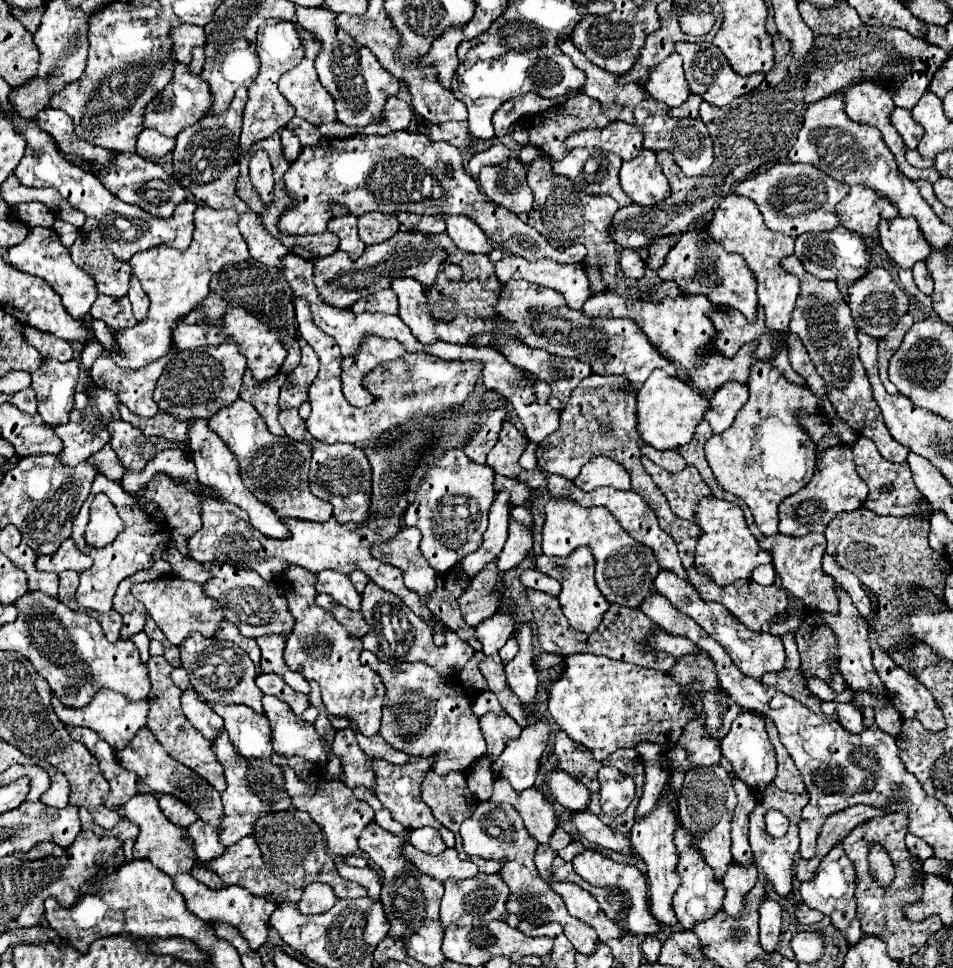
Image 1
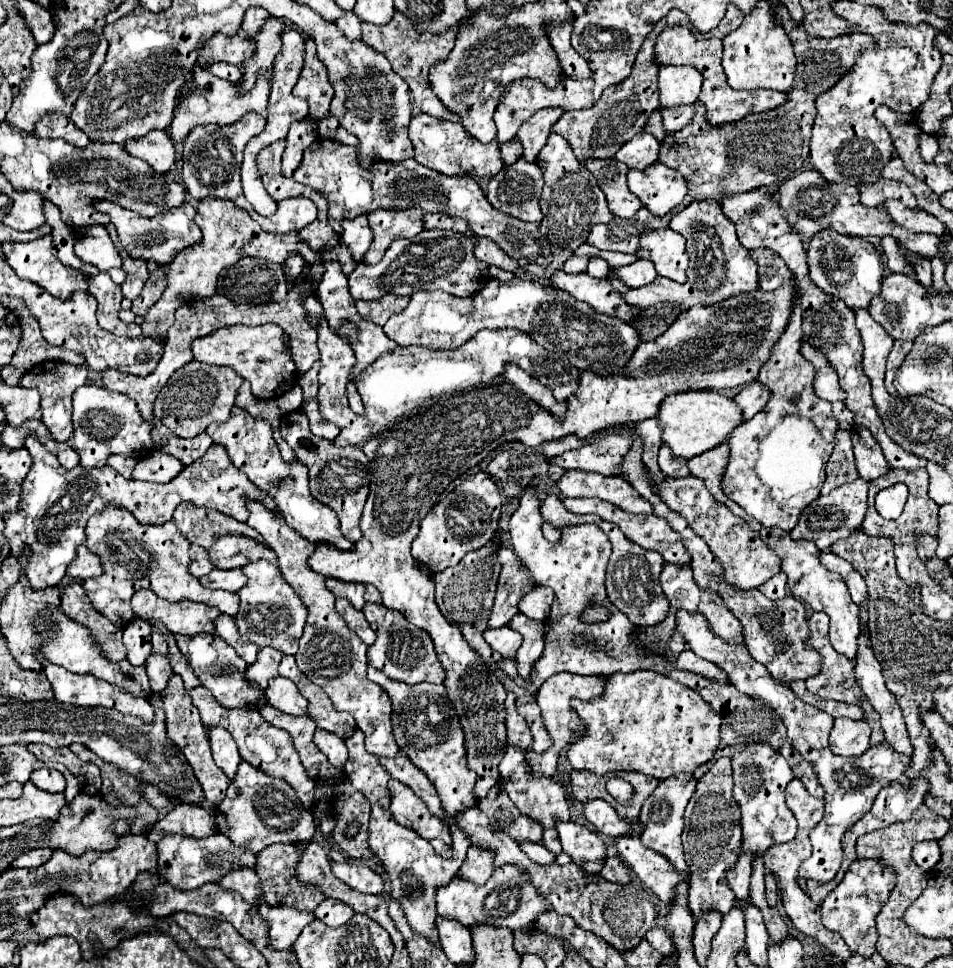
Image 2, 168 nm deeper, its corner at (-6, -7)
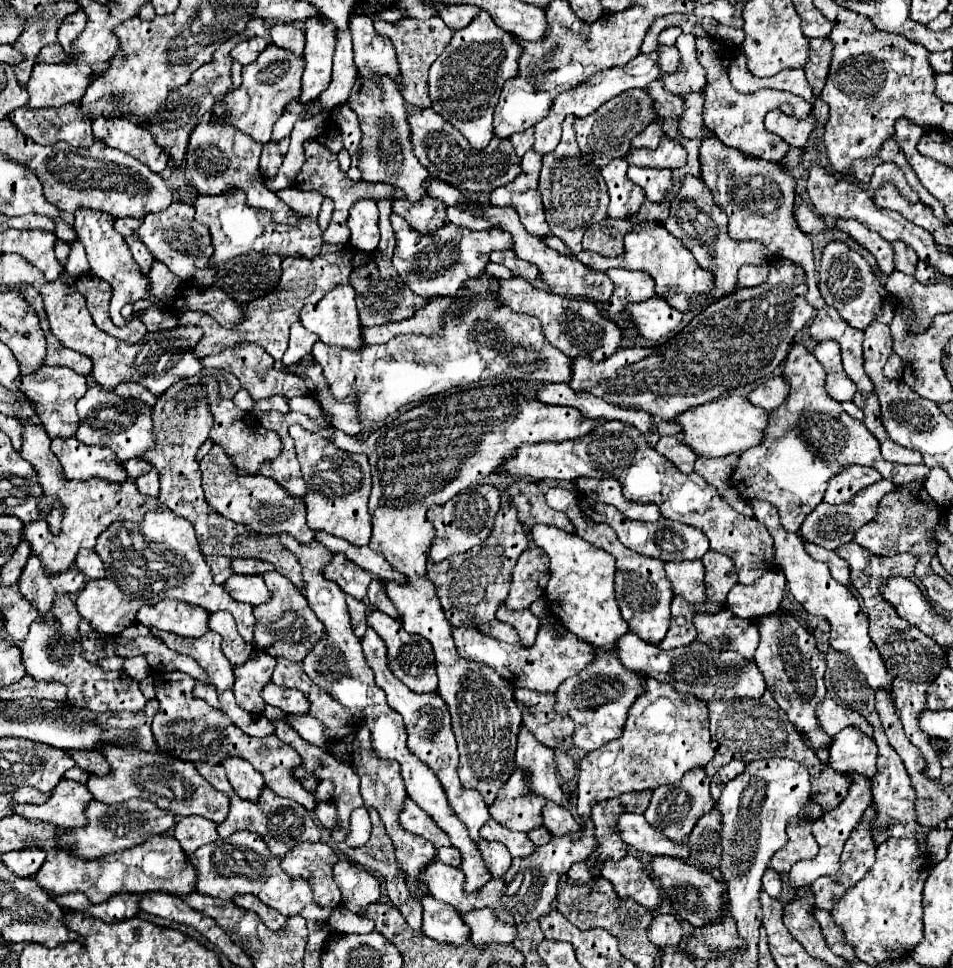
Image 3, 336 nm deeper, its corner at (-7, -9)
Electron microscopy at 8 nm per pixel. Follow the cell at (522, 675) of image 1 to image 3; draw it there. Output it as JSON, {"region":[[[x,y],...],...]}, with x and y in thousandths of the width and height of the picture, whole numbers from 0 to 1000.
{"region":[[[528,624],[522,630],[522,640],[536,645],[542,653],[545,653],[545,663],[551,669],[557,669],[561,665],[561,657],[566,651],[566,640],[555,632],[555,630],[542,630],[542,632],[534,632],[528,630]]]}

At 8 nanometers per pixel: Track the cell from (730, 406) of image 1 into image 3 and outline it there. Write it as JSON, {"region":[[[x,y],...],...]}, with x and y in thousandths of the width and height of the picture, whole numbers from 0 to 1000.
{"region":[[[811,388],[811,390],[803,393],[801,397],[796,397],[784,411],[790,419],[796,419],[796,421],[809,426],[815,419],[820,419],[822,413],[826,411],[826,397],[822,395],[820,388]]]}

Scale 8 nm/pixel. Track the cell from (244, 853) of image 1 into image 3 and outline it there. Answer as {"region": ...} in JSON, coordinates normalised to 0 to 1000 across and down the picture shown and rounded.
{"region":[[[318,870],[295,886],[295,897],[305,907],[318,905],[318,909],[322,909],[328,919],[331,932],[335,932],[335,936],[349,938],[358,932],[356,917],[349,909],[349,893],[354,888],[354,880],[343,872]]]}

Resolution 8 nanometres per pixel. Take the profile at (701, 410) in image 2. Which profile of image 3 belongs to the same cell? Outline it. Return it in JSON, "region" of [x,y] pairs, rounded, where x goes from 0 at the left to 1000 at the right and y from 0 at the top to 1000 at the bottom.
{"region":[[[763,407],[710,428],[706,436],[715,440],[715,457],[723,461],[731,471],[754,473],[763,469],[778,469],[780,465],[790,463],[799,455],[801,444],[805,440],[805,426],[796,424],[794,419],[788,419],[784,411]]]}

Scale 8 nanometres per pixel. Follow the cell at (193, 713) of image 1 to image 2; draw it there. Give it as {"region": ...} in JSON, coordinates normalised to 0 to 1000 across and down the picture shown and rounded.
{"region":[[[222,752],[218,760],[220,760],[220,771],[222,771],[225,787],[229,789],[229,793],[233,793],[233,798],[241,806],[246,806],[250,789],[254,787],[252,779],[250,779],[250,773],[246,769],[246,762],[235,752]]]}

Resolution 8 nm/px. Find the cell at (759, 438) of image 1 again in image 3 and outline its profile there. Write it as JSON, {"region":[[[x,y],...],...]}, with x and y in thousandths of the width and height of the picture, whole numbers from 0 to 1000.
{"region":[[[832,353],[822,374],[822,393],[830,399],[824,415],[807,426],[807,438],[801,455],[775,469],[775,479],[767,498],[775,512],[784,519],[801,517],[817,527],[820,543],[826,550],[836,550],[849,529],[864,517],[870,496],[885,479],[901,479],[918,483],[927,494],[945,502],[956,494],[973,494],[973,481],[948,481],[929,477],[922,467],[920,452],[906,436],[893,432],[880,415],[864,401],[866,382],[843,353]]]}

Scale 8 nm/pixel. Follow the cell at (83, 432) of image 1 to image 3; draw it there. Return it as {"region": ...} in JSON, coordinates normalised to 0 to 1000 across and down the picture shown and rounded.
{"region":[[[100,397],[81,415],[81,428],[83,428],[83,444],[79,448],[81,455],[87,459],[102,459],[116,463],[121,467],[123,477],[148,473],[154,465],[163,461],[158,421],[142,411],[125,411],[123,407]]]}

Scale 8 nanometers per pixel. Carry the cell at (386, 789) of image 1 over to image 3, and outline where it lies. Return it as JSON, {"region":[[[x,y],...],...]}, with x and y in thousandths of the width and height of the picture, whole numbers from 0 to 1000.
{"region":[[[425,824],[423,835],[419,839],[419,849],[427,860],[444,864],[446,868],[454,870],[456,876],[473,874],[471,864],[465,857],[461,857],[461,853],[454,849],[454,845],[448,843],[431,824]]]}

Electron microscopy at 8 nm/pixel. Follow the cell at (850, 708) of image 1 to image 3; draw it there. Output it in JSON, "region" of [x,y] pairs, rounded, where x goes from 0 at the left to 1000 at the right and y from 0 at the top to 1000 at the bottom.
{"region":[[[889,750],[874,762],[870,789],[882,800],[897,795],[914,804],[914,800],[918,798],[918,783],[920,771],[916,762],[906,758],[901,752]]]}

